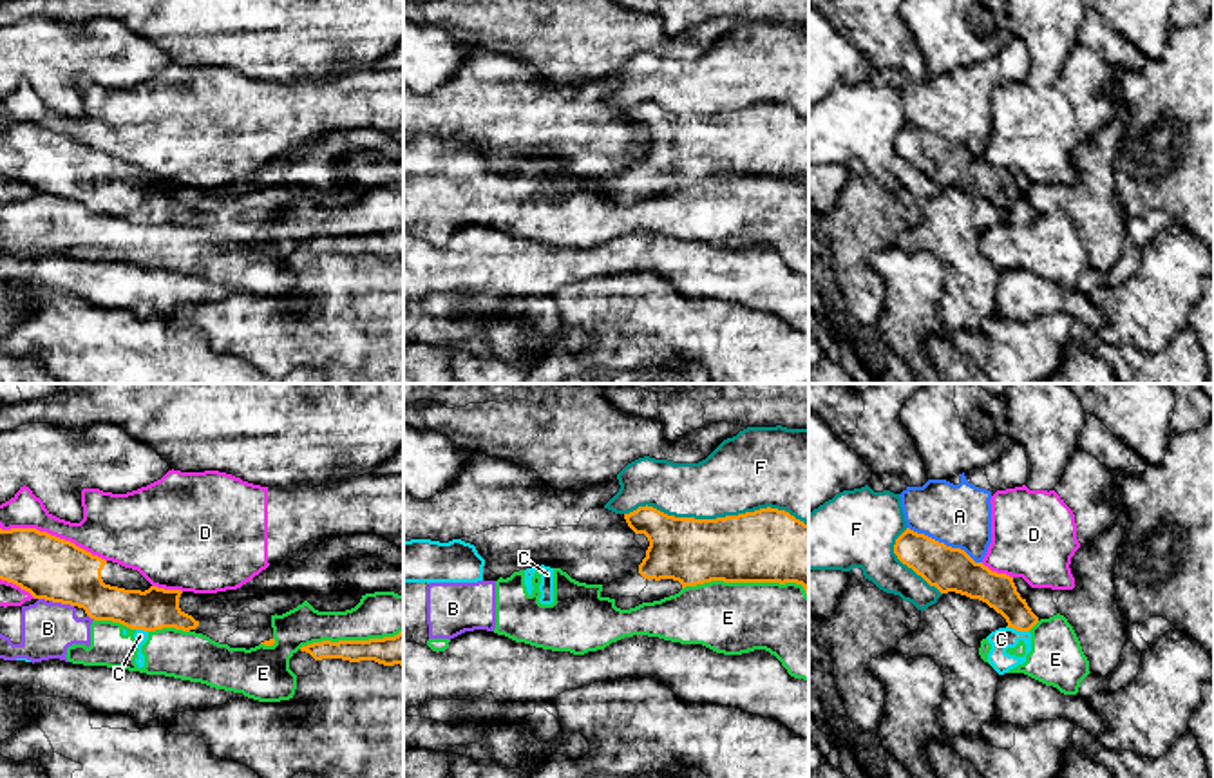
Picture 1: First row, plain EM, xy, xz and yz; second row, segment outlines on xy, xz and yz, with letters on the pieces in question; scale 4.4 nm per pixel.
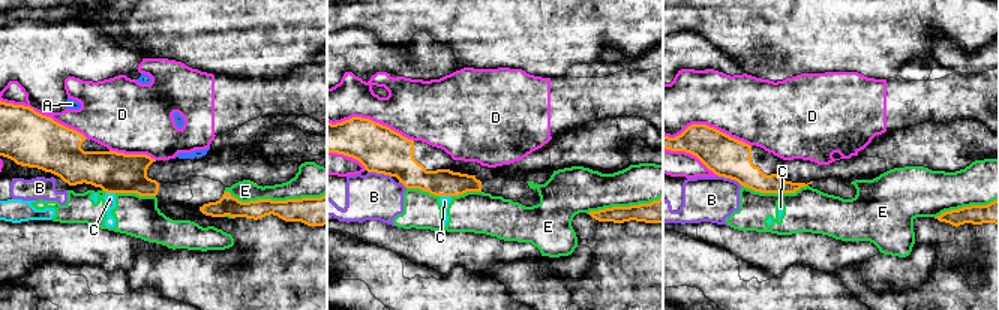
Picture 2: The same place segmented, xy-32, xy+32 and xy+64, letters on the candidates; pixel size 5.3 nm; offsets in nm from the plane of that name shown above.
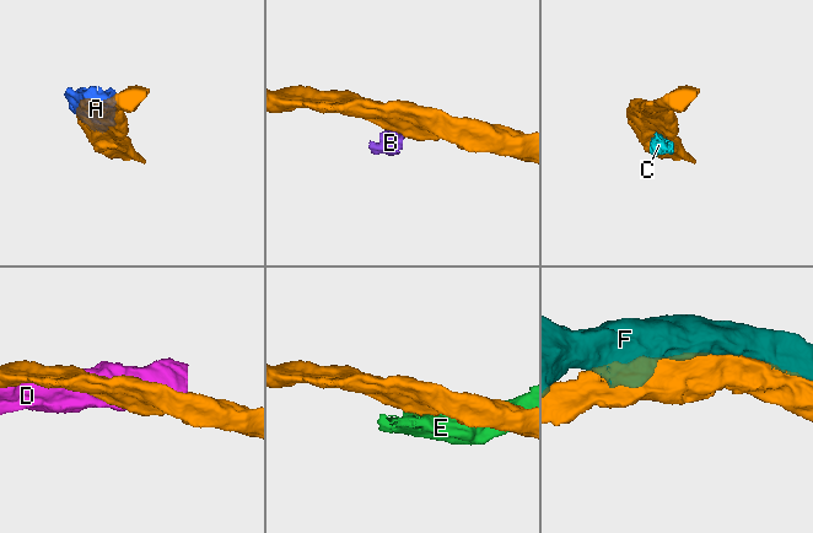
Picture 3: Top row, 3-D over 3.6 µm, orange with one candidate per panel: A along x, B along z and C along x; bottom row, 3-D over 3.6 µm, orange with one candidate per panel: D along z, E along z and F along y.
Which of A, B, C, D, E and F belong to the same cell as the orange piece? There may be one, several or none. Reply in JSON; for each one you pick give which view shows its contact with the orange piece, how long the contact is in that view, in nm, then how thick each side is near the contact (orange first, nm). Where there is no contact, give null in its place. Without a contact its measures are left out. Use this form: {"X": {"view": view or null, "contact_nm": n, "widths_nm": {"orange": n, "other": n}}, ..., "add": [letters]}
{"add": []}

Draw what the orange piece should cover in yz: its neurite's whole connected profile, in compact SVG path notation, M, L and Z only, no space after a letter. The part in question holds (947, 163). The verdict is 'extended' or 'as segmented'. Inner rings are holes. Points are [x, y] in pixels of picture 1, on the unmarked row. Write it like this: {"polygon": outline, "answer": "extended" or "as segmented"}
{"polygon": "M910 123L896 134L894 148L941 188L955 186L986 197L1006 213L1008 223L1029 226L1039 217L1026 197L1033 183L1022 172L991 166L964 145Z", "answer": "extended"}

